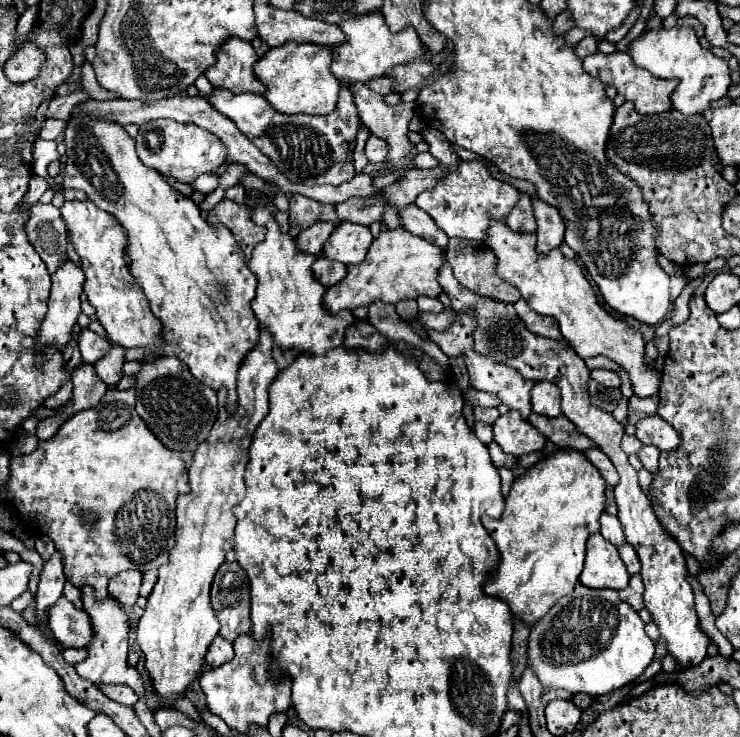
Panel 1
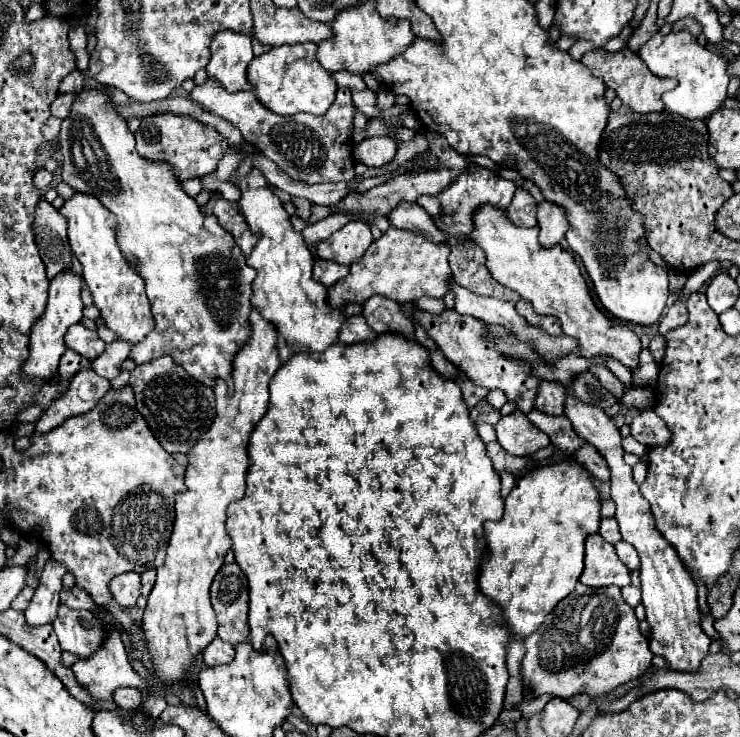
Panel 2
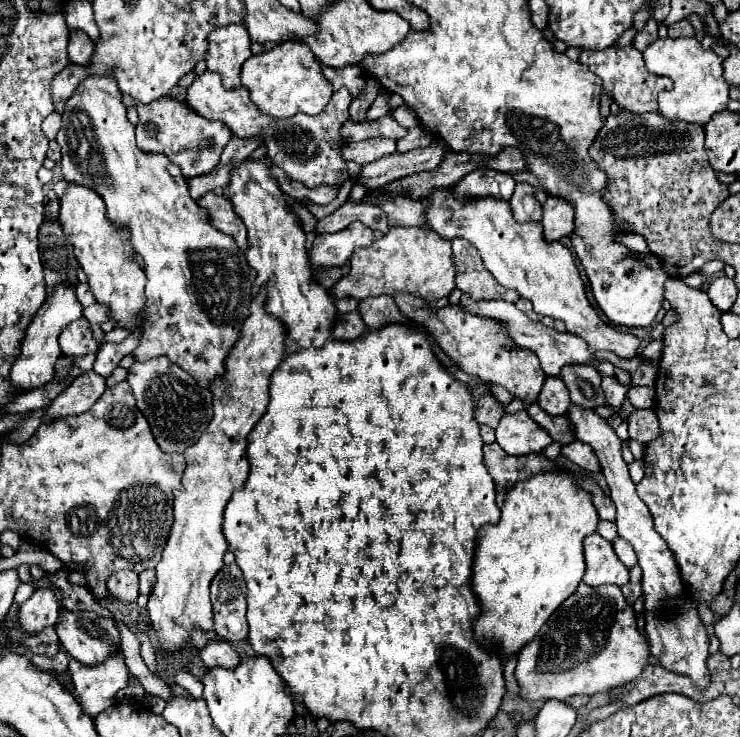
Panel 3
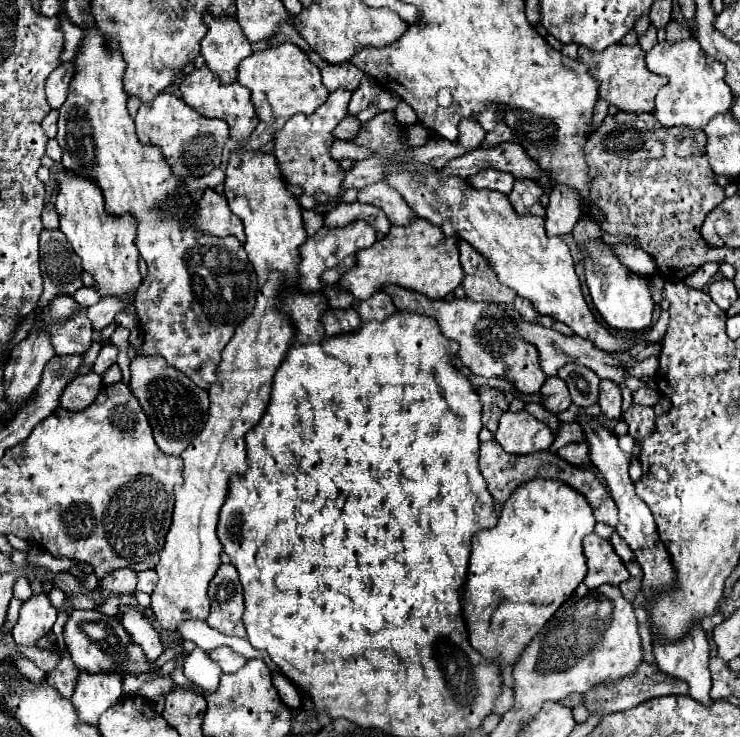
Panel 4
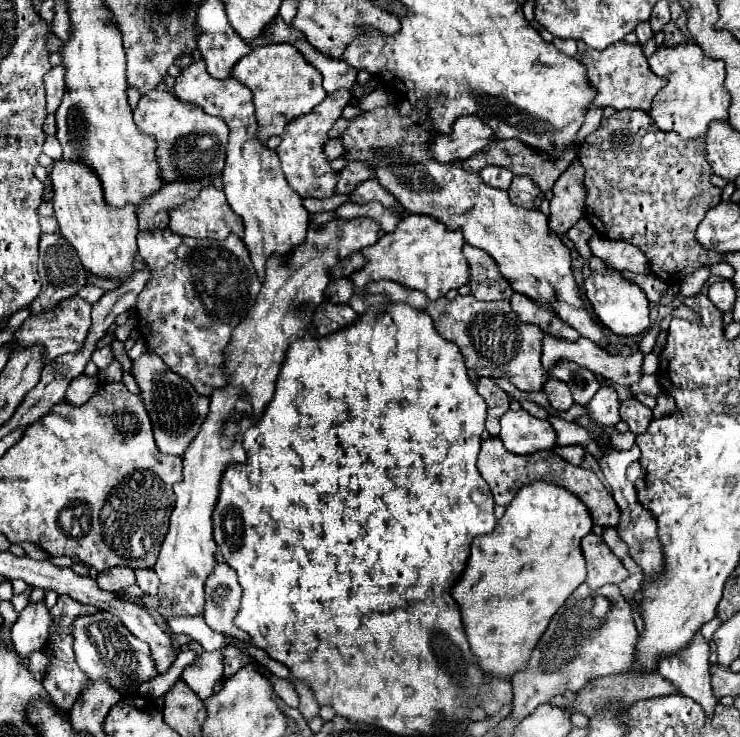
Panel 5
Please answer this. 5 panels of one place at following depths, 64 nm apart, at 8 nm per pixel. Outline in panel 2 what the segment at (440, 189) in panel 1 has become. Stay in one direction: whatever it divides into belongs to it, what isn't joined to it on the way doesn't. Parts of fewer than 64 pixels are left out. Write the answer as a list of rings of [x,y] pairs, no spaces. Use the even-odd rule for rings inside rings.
[[[474,168],[474,170],[468,170],[466,174],[462,172],[450,186],[448,190],[444,190],[442,194],[438,196],[420,196],[418,204],[436,220],[436,226],[444,232],[448,232],[450,236],[466,236],[470,230],[472,230],[472,212],[488,202],[488,204],[494,204],[494,206],[500,206],[500,208],[508,208],[510,202],[512,202],[512,196],[516,192],[516,184],[512,180],[504,180],[500,178],[496,172],[488,170],[488,168]],[[442,206],[442,210],[440,210]],[[438,212],[442,212],[442,218],[438,218]]]

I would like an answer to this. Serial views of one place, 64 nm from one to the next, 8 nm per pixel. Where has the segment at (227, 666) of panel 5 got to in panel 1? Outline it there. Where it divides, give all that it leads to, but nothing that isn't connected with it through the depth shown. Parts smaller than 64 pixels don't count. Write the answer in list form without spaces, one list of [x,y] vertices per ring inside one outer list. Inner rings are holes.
[[[216,636],[206,652],[206,662],[216,668],[216,666],[222,666],[224,662],[232,660],[232,656],[234,656],[232,644],[228,640],[224,640],[222,636]]]

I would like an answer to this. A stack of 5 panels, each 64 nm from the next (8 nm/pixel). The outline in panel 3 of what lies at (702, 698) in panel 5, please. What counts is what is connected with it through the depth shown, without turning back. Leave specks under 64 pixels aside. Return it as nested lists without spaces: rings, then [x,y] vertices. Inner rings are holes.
[[[570,404],[570,422],[576,430],[576,438],[590,444],[598,462],[600,470],[608,482],[610,488],[610,498],[616,504],[616,526],[618,526],[618,536],[624,538],[626,542],[632,544],[632,548],[638,554],[638,564],[642,568],[642,597],[644,598],[644,614],[646,614],[646,634],[650,638],[650,652],[660,660],[660,666],[676,672],[676,674],[686,674],[692,684],[698,690],[704,690],[710,686],[710,674],[706,668],[706,658],[708,658],[708,634],[704,624],[700,622],[697,612],[696,602],[692,600],[682,600],[686,594],[686,588],[680,580],[680,570],[674,560],[674,554],[670,552],[668,544],[660,538],[660,534],[654,530],[652,524],[652,514],[648,512],[648,506],[638,498],[634,482],[630,480],[628,474],[628,464],[622,458],[620,450],[620,438],[616,432],[606,424],[604,418],[594,414],[590,408],[580,408],[576,404]],[[669,611],[672,618],[666,618]],[[679,615],[679,616],[678,616]]]

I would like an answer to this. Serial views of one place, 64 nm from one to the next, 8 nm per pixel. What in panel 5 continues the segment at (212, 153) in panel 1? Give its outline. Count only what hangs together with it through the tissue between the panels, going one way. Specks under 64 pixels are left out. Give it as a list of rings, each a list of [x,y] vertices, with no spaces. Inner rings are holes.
[[[152,90],[142,94],[134,110],[134,122],[140,132],[152,134],[158,142],[156,162],[160,166],[162,182],[204,182],[222,172],[228,146],[228,126],[220,118],[212,118],[194,104],[180,102],[170,92]]]

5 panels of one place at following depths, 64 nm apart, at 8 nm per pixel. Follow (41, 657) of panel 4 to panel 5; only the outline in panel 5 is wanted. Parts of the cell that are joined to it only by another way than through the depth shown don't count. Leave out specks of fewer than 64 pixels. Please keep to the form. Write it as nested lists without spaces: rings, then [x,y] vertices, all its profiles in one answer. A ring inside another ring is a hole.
[[[36,652],[36,654],[30,656],[30,664],[28,664],[28,668],[30,668],[32,674],[42,674],[44,668],[46,668],[46,662],[48,662],[48,660],[44,658],[44,652]]]

